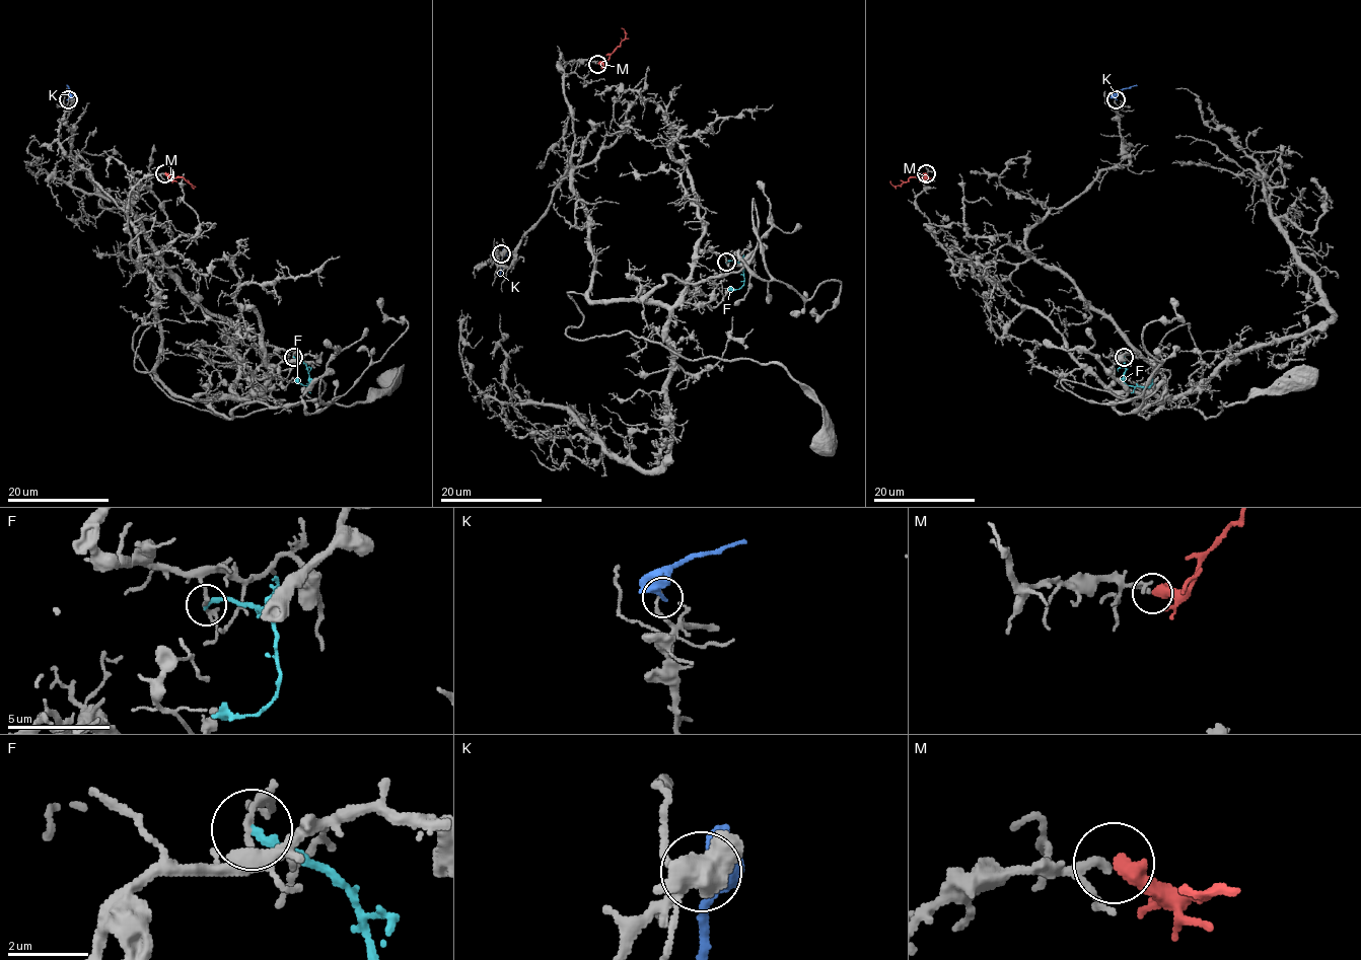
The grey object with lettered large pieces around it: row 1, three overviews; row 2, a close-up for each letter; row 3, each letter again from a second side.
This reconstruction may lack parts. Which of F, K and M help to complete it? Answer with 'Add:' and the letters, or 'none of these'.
Add: M

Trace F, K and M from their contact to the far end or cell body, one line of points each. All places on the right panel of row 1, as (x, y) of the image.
F: (1124, 357), (1124, 381), (1128, 385), (1152, 385), (1152, 377)
K: (1116, 98), (1119, 91), (1136, 85)
M: (925, 173), (899, 186), (889, 181)

